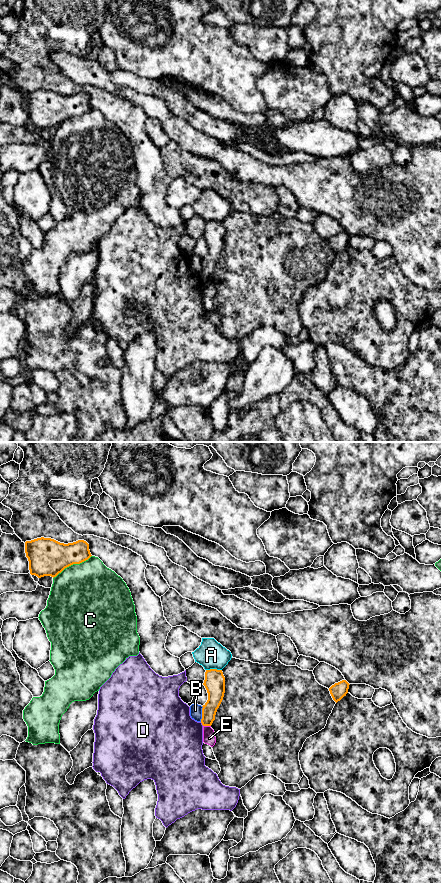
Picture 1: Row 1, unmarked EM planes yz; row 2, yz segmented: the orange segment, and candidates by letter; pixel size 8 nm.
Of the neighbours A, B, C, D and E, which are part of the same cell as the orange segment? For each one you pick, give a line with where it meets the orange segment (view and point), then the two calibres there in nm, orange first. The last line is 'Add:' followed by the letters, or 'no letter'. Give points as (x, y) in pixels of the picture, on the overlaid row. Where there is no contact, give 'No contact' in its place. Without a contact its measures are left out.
A: Touches orange at yz (213, 669). Thickness 170 nm (orange) against 220 nm
Add: A

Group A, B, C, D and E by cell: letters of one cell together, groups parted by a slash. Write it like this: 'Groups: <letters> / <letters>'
Groups: A / B E / C / D

